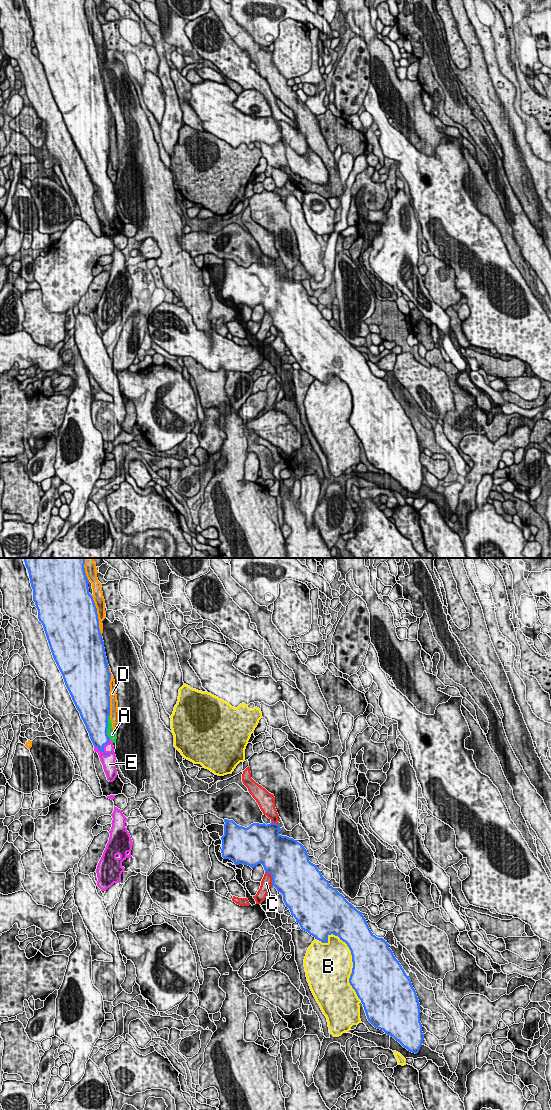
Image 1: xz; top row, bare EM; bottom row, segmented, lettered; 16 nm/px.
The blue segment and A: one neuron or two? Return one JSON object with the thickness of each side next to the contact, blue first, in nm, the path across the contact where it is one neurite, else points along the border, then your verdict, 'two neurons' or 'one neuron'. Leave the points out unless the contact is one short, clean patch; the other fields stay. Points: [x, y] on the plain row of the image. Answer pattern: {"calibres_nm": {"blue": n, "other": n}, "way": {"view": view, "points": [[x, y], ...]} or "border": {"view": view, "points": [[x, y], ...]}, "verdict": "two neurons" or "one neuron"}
{"calibres_nm": {"blue": 420, "other": 140}, "verdict": "two neurons"}

